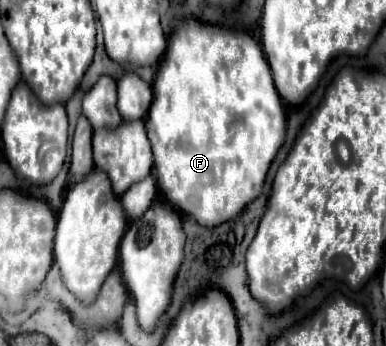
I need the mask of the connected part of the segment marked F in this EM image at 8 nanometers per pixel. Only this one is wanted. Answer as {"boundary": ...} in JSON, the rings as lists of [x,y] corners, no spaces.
{"boundary":[[[195,19],[179,23],[153,83],[153,103],[145,117],[145,129],[153,149],[157,185],[173,207],[195,217],[203,227],[221,225],[243,213],[263,193],[269,165],[285,141],[281,97],[257,41],[249,33],[227,31]]]}

